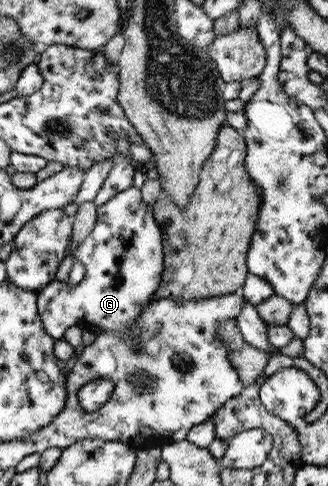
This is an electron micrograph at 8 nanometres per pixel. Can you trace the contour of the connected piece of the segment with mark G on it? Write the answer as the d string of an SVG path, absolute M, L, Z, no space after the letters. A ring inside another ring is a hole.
M132 186L125 190L95 208L93 228L87 237L77 244L75 252L71 255L73 262L79 261L85 269L81 281L72 285L53 279L36 292L36 309L41 327L54 339L61 338L69 326L89 328L91 324L97 324L101 332L121 330L123 335L135 336L133 329L127 329L127 322L135 322L139 312L143 312L143 308L147 308L147 304L154 299L153 294L155 288L159 288L159 278L163 269L161 229L155 223L152 207L143 203L140 189Z

